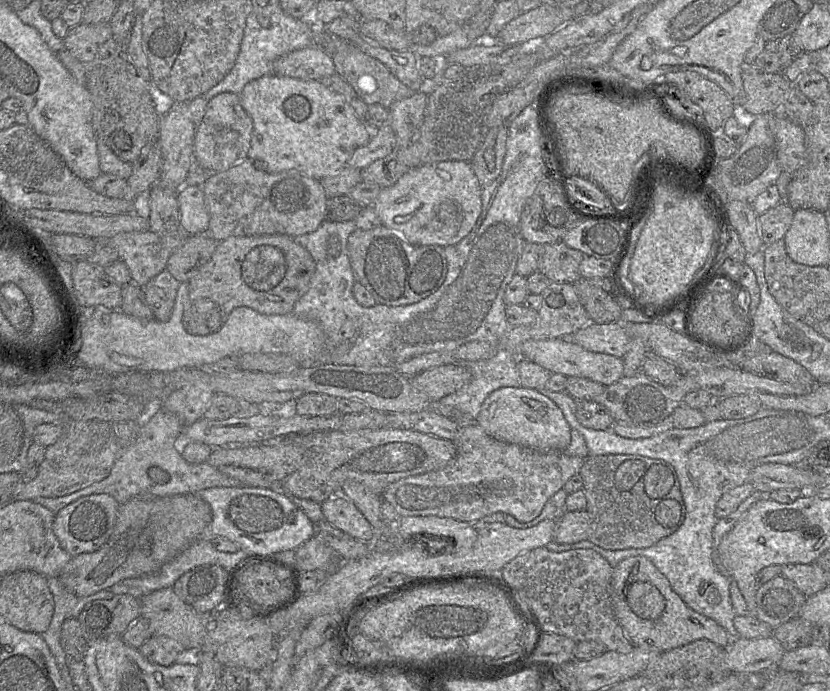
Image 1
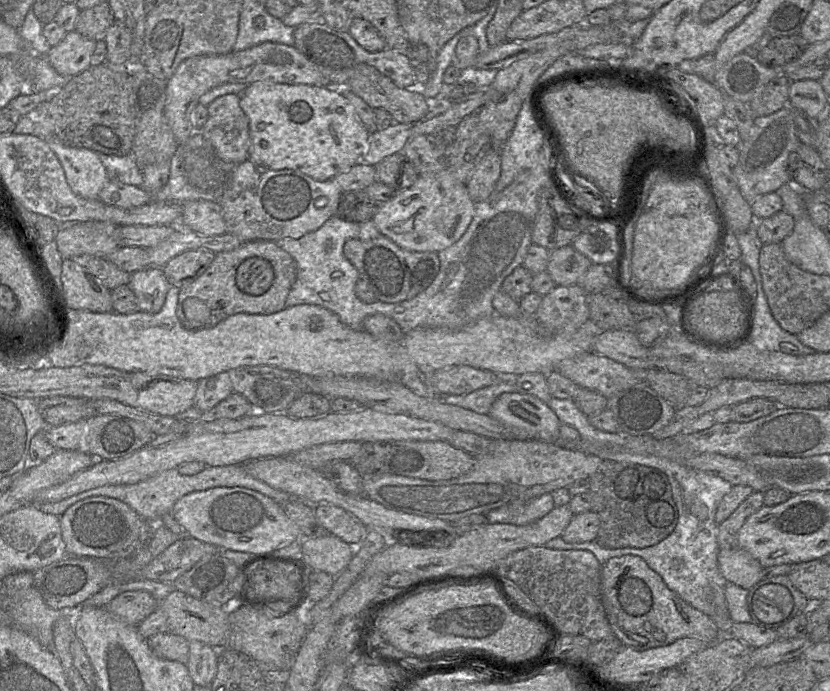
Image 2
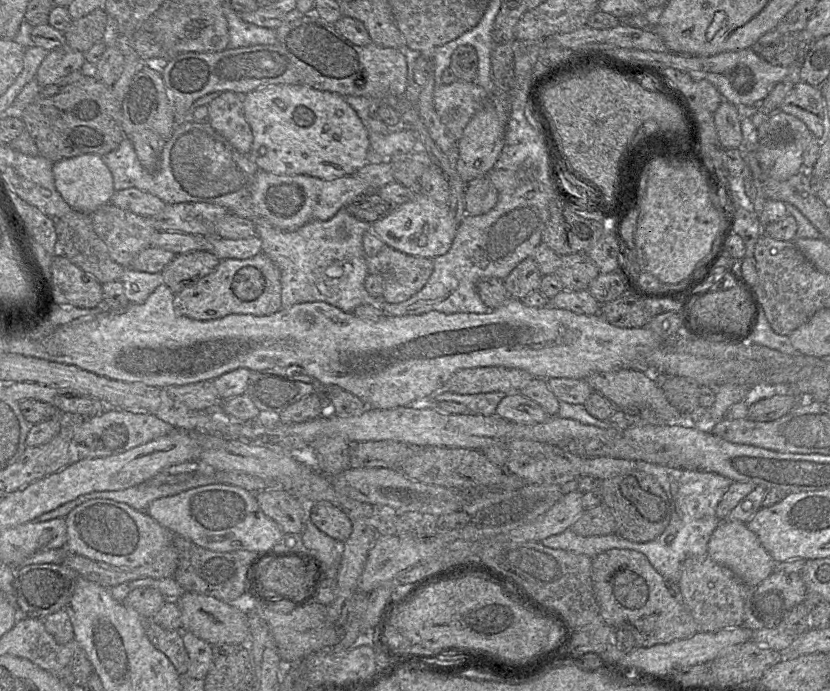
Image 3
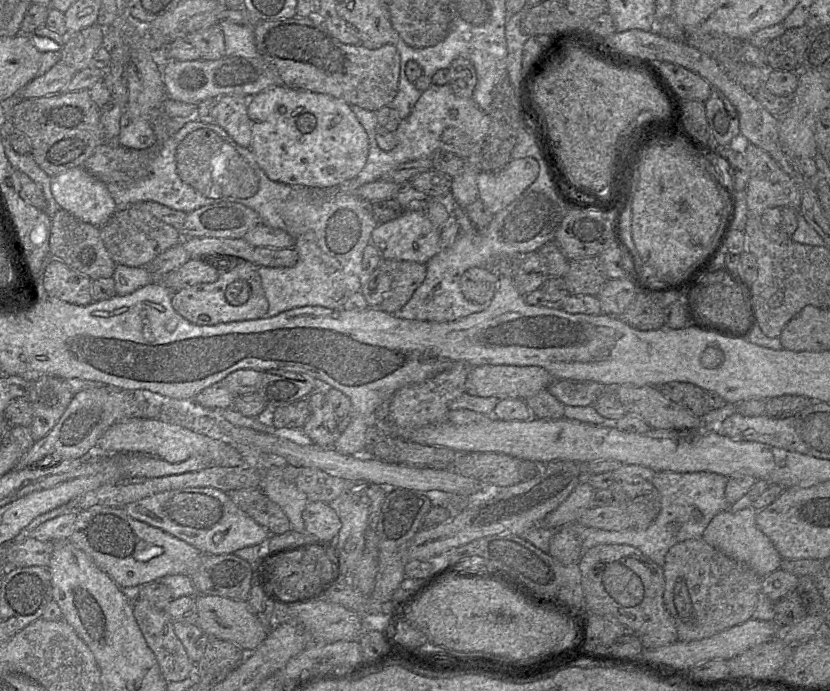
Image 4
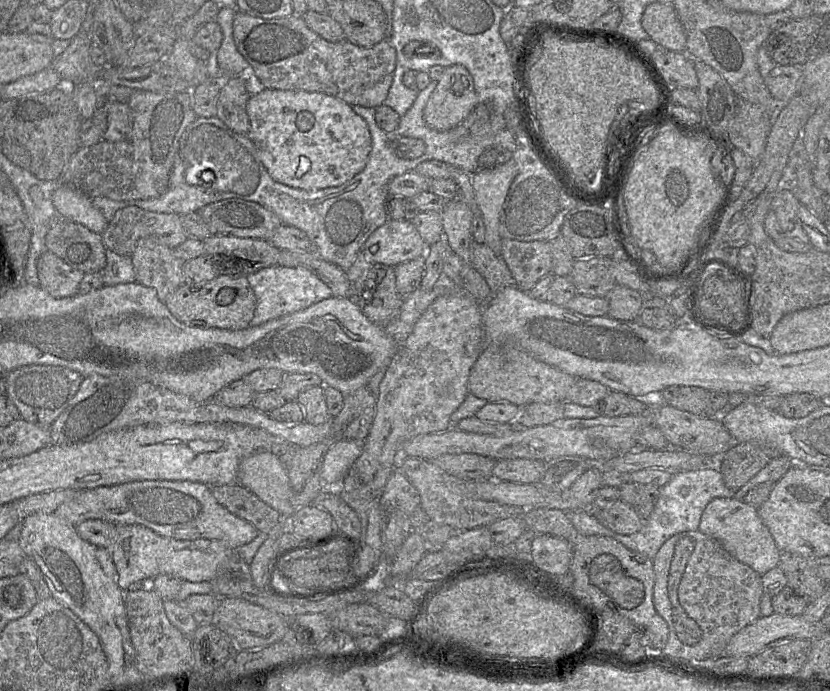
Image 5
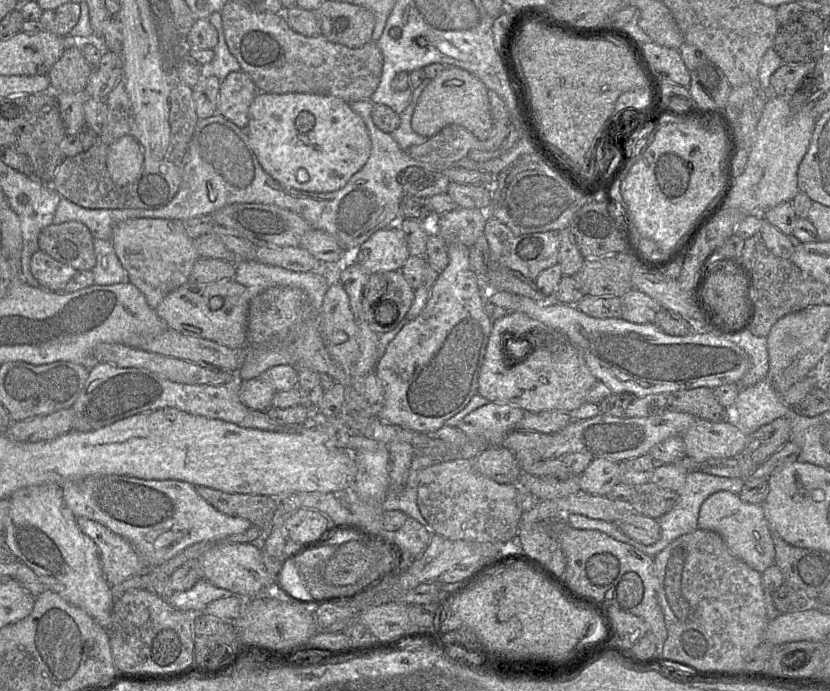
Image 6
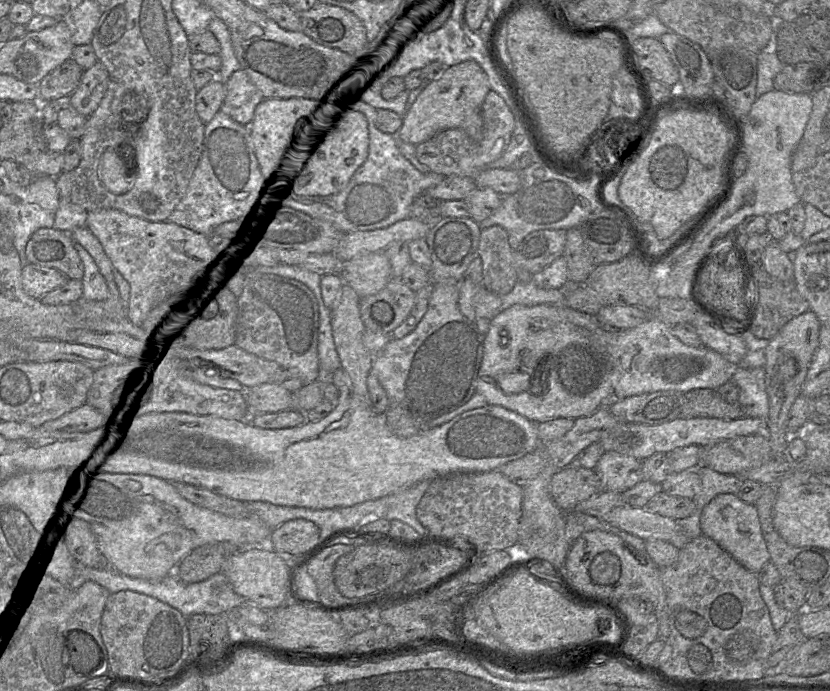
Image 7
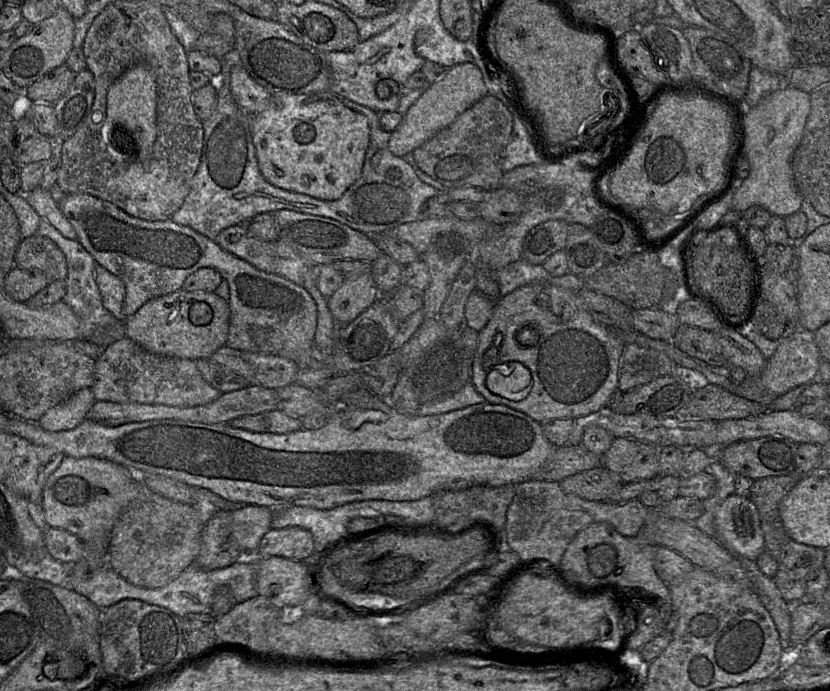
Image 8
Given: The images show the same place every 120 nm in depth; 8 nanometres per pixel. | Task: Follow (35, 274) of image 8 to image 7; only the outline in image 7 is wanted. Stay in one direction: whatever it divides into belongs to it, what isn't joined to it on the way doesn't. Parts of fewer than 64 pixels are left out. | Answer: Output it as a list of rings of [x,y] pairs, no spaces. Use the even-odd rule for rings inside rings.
[[[28,263],[22,267],[22,288],[30,297],[39,299],[47,292],[69,280],[55,268]]]

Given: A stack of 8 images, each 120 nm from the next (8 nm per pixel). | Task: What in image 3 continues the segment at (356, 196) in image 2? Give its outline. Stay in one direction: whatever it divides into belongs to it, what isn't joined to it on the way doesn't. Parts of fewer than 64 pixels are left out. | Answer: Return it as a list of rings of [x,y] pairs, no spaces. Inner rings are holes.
[[[371,192],[355,197],[344,209],[356,219],[373,224],[388,216],[395,205],[380,198],[377,192]]]

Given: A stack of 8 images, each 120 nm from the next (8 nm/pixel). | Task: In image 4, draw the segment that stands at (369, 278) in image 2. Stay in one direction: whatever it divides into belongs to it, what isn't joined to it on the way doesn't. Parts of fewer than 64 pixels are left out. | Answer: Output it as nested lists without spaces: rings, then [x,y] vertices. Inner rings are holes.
[[[385,260],[379,265],[392,278],[391,289],[378,308],[394,313],[401,309],[413,296],[426,278],[426,265],[413,261]]]

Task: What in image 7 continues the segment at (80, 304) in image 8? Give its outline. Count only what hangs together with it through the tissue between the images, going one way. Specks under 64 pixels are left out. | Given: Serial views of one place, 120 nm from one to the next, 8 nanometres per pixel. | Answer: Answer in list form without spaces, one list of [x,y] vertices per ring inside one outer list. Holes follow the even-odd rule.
[[[75,242],[74,246],[83,264],[81,298],[89,301],[107,299],[109,297],[109,288],[94,259],[78,243]]]

